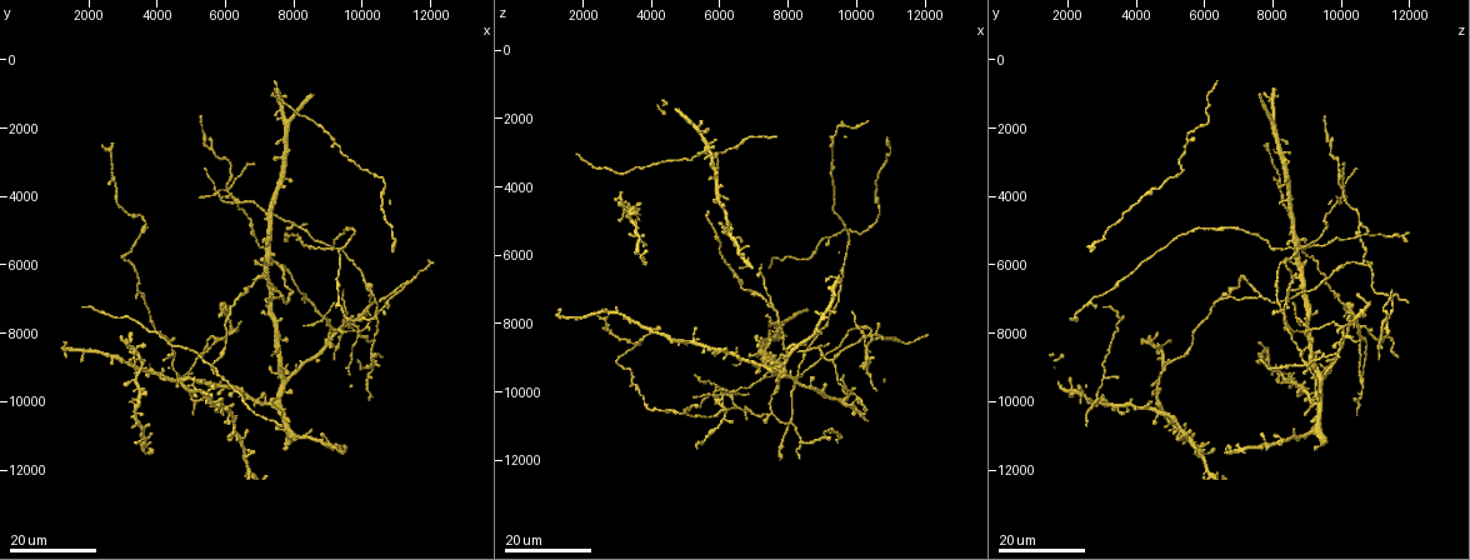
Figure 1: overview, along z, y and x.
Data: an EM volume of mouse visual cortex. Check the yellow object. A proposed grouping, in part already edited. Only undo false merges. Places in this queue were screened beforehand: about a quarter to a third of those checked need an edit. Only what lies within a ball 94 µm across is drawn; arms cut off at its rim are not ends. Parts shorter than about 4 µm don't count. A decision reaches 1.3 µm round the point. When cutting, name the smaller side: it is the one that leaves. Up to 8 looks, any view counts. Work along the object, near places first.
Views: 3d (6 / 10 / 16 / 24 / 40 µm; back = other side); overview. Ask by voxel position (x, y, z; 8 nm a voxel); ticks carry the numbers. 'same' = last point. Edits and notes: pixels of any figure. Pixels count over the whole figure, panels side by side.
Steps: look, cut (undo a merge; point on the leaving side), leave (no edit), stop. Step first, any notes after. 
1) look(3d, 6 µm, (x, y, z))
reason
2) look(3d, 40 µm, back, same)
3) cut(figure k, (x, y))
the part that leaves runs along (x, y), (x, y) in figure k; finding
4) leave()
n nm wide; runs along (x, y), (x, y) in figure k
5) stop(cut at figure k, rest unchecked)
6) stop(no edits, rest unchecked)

look(3d, 24 µm, (7400, 7500, 9100))

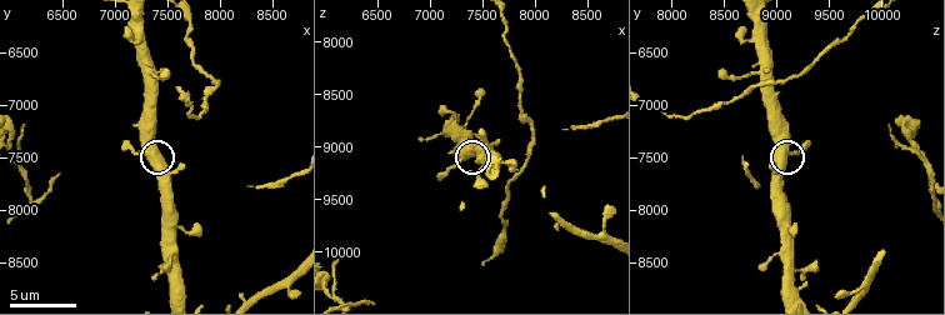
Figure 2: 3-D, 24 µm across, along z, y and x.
look(3d, 10 µm, (7280, 7420, 9080))

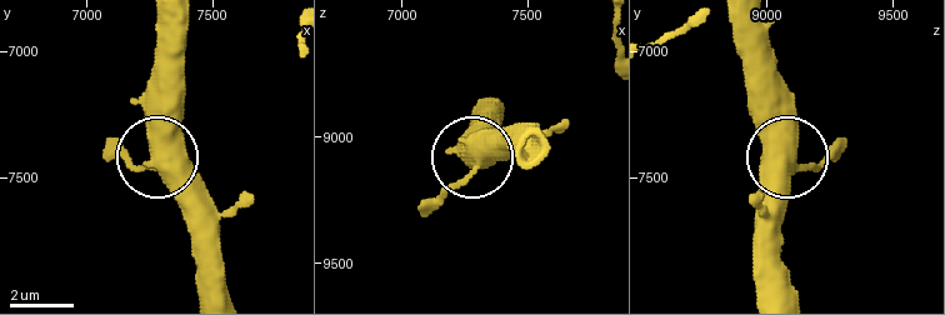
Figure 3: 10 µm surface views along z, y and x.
leave()
side arm 116 µm; one neuron here

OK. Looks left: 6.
look(3d, 16 µm, (6100, 3800, 10000))
looks like a crossing

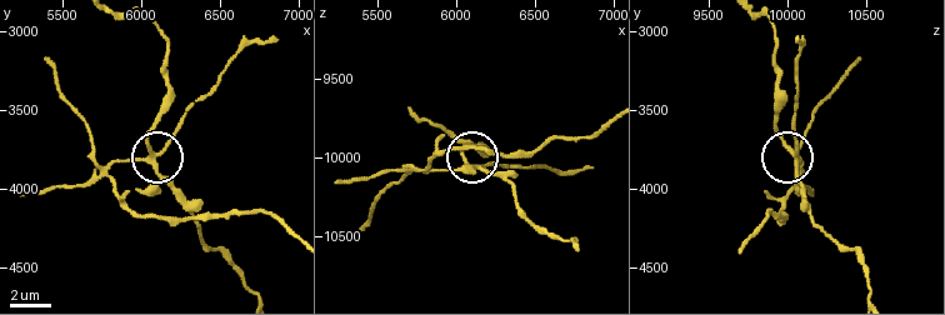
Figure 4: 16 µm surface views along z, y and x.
look(3d, 6 µm, (6100, 3820, 10040))
closer look

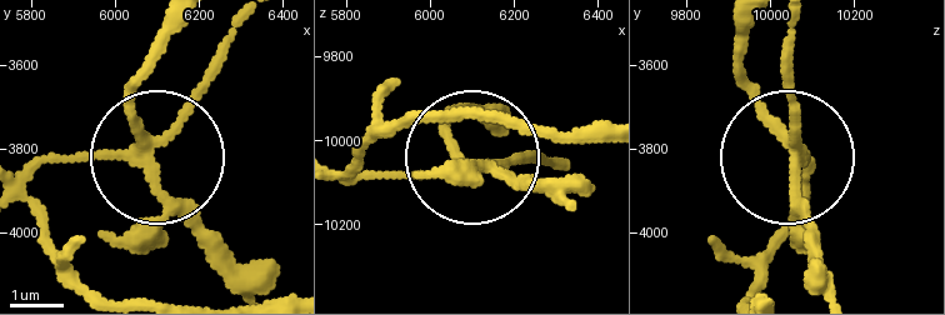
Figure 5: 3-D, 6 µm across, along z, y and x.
cut(figure 5, (193, 91))
4 arms; the part that leaves runs along (138, 155), (61, 155), (34, 183), (39, 223), (101, 294) in figure 5; a second neuron is stuck on

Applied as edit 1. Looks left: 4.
look(3d, 16 µm, (7600, 7000, 7700))
a fork

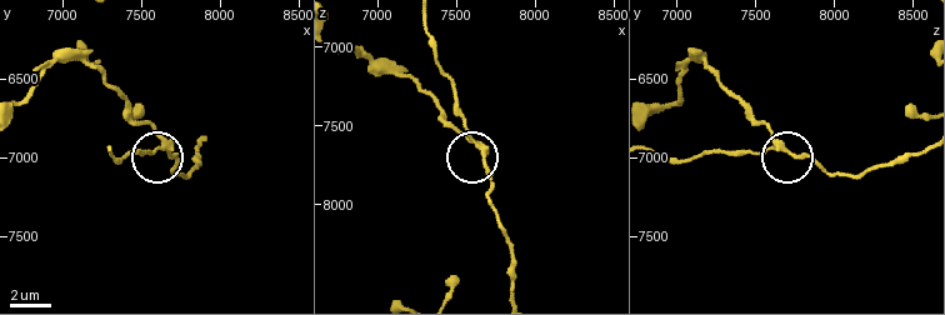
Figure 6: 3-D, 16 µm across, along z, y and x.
look(3d, 10 µm, (7620, 6920, 7620))

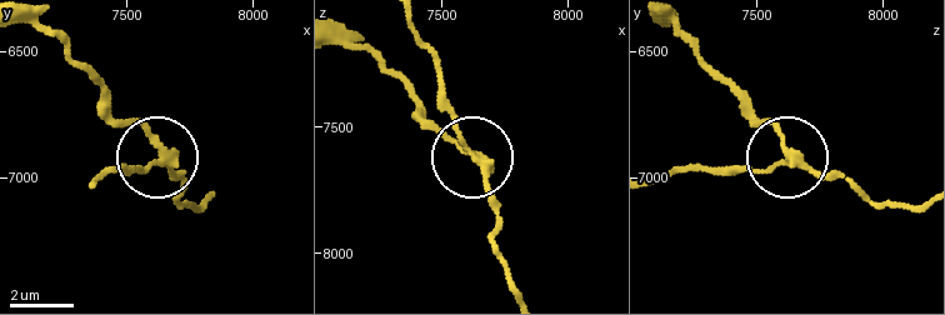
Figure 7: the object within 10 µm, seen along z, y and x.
cut(figure 7, (146, 131))
3 arms; the part that leaves runs along (165, 154), (120, 116), (104, 84), (64, 44), (23, 23) in figure 7; a second neuron is stuck on

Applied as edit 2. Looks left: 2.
look(3d, 16 µm, (5800, 10000, 3200))
side arm on a straight run

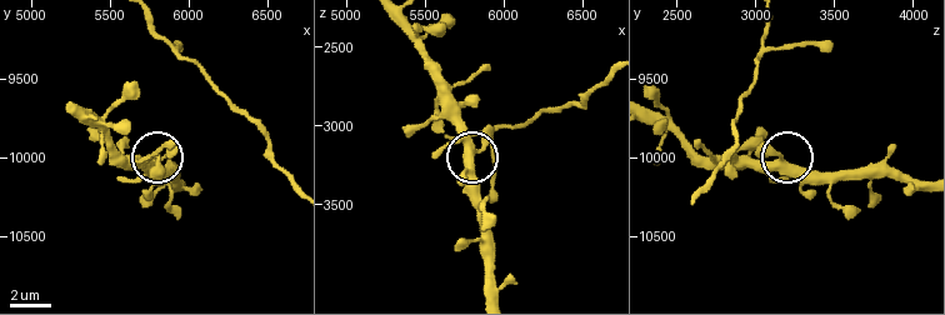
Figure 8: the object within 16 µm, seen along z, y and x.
look(3d, 6 µm, (5820, 10020, 3160))

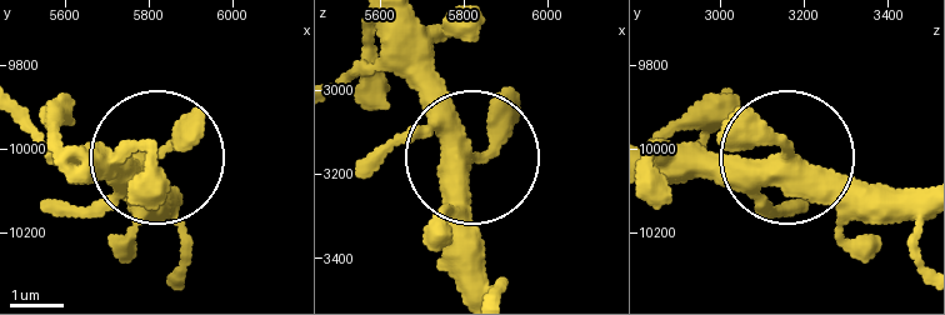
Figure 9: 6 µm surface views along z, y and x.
leave()
330 nm wide; one neuron here

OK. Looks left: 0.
stop(cut at figure 5, cut at figure 7, rest unchecked)

